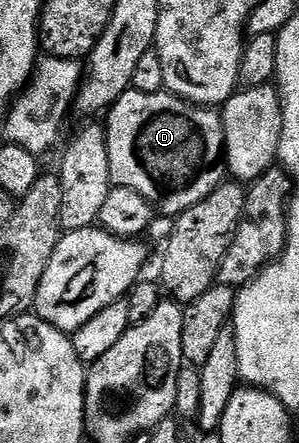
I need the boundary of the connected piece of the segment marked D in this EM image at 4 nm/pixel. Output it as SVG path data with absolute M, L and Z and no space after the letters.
M164 90L159 92L125 92L108 109L109 124L104 125L107 138L109 169L114 185L135 190L147 202L159 206L159 212L176 218L191 206L203 202L223 183L223 153L225 135L220 111L209 106L193 104Z

